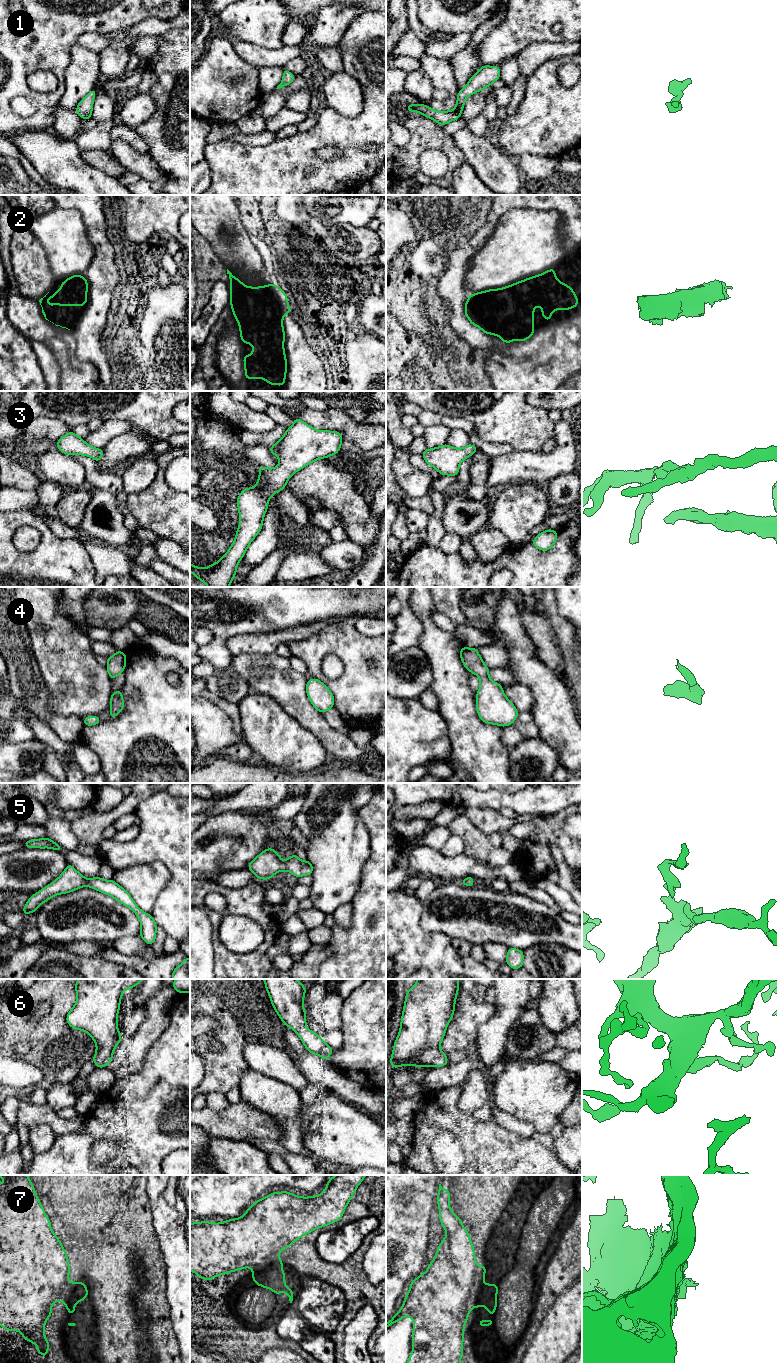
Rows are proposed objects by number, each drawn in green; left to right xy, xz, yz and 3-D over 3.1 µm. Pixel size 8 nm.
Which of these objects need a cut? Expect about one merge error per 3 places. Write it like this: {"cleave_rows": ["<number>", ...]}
{"cleave_rows": ["7"]}

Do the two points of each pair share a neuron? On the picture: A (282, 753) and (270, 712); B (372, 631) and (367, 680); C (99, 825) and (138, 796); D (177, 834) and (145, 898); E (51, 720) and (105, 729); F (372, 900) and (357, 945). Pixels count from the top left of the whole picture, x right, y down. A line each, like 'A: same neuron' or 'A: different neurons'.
A: same neuron
B: different neurons
C: same neuron
D: different neurons
E: different neurons
F: same neuron

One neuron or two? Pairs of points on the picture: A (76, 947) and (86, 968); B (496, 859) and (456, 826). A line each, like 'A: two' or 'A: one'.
A: two
B: one

